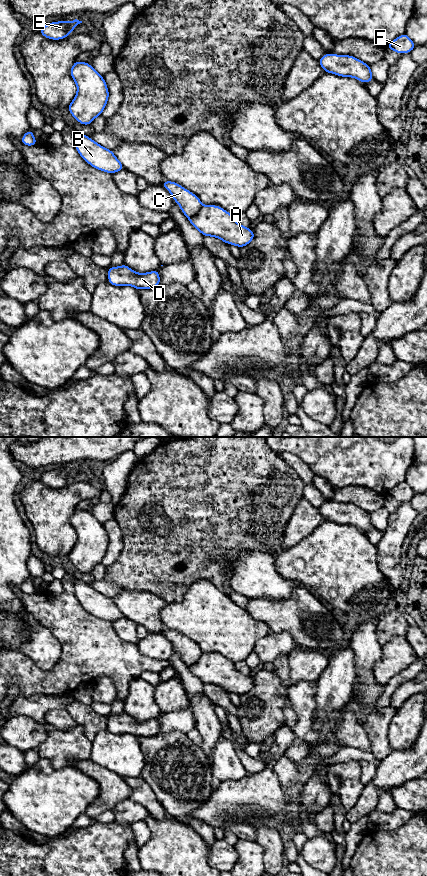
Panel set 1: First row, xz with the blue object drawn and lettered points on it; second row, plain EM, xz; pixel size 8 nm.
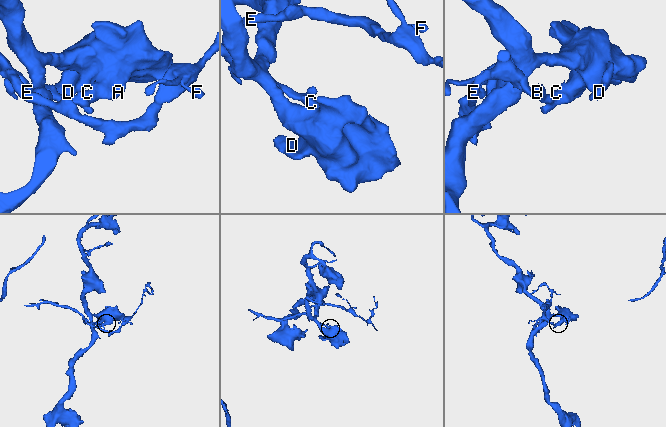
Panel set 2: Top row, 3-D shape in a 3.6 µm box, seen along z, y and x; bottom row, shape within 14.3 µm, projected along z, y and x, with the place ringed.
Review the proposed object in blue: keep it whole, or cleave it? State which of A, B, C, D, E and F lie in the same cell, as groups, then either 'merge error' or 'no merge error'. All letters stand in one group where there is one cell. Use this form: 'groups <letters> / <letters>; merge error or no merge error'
groups A D / B C E F; merge error

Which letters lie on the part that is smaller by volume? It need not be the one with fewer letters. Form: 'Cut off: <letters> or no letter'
Cut off: B, C, E, F

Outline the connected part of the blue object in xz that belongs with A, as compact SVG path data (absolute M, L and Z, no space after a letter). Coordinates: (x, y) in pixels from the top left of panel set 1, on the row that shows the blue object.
M203 205L189 221L203 236L219 238L240 248L255 237L253 230L239 224L231 213L216 205Z

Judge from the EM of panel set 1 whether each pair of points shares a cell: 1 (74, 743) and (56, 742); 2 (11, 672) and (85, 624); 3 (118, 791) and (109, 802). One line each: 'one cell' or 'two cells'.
1: one cell
2: one cell
3: one cell

